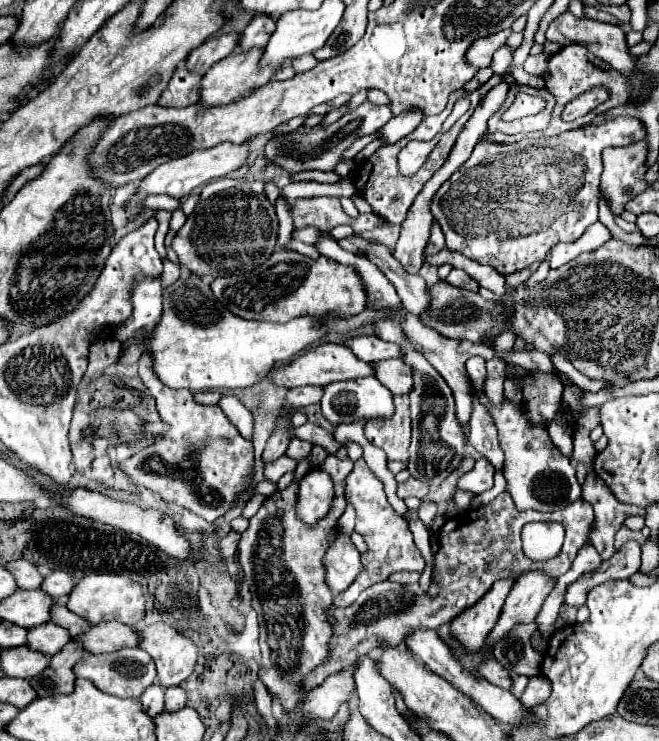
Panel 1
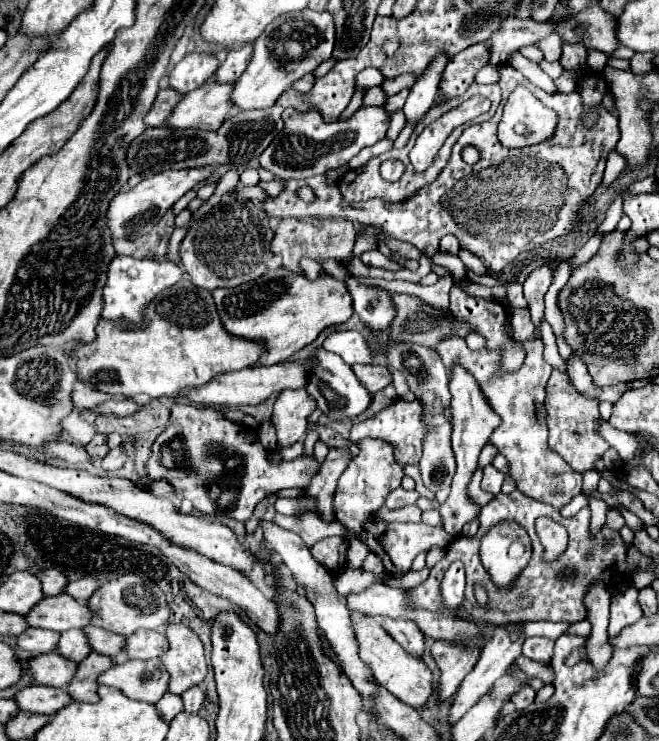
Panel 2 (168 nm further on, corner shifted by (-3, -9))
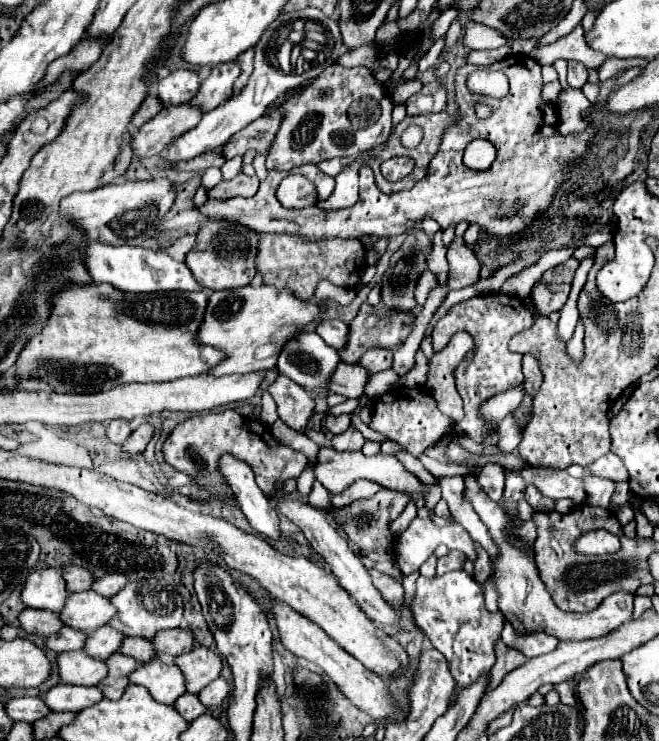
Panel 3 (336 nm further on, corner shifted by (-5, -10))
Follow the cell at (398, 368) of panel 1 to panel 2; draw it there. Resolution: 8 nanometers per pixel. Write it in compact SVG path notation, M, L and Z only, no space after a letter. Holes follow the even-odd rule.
M357 365L357 367L353 367L353 371L355 371L357 379L361 379L373 395L393 383L391 371L385 365Z

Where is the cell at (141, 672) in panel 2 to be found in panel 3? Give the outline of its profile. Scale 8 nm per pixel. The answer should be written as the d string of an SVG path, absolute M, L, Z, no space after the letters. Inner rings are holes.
M159 658L139 666L135 674L131 674L131 682L145 686L161 704L175 704L175 700L187 692L183 672L175 664L165 664Z

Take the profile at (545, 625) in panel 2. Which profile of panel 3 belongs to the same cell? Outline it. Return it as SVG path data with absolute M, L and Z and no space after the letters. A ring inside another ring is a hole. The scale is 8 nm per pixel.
M453 570L433 578L419 576L417 596L411 604L411 610L415 614L417 626L449 662L449 670L455 680L455 692L449 700L449 704L453 706L461 690L491 672L495 664L495 654L491 654L491 648L495 648L501 638L505 616L501 612L491 614L485 608L481 586L465 570Z

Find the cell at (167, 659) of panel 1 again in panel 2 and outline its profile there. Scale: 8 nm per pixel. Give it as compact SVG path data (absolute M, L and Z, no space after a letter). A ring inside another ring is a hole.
M185 625L167 627L169 649L161 655L161 663L169 671L169 691L181 695L189 687L201 685L207 675L207 661L201 639Z

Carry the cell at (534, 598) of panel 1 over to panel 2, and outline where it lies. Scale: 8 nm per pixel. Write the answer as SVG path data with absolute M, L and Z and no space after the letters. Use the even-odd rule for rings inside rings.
M499 625L499 627L493 631L493 637L483 645L481 657L479 657L477 665L475 665L473 671L463 679L463 683L461 683L461 687L459 687L457 695L455 695L455 699L453 699L453 707L451 707L451 713L449 713L449 723L451 723L451 725L455 725L475 703L493 687L493 683L495 683L501 675L507 673L507 667L521 655L521 645L523 645L525 637L521 635L519 639L513 641L509 631L511 631L511 629L509 629L507 625Z

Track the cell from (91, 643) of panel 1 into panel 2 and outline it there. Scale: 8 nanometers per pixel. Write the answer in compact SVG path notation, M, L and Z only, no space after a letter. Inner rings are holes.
M139 629L133 635L125 637L125 655L127 659L153 659L165 653L165 633Z

